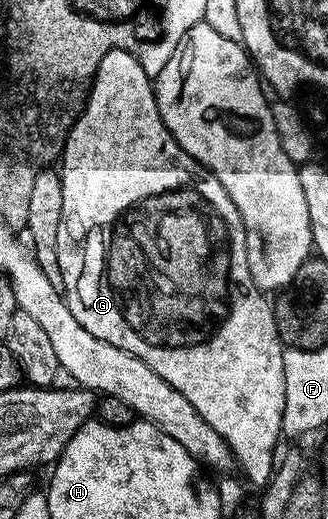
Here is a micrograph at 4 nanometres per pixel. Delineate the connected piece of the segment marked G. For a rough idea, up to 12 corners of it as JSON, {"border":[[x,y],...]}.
{"border":[[124,48],[64,143],[70,314],[267,485],[285,345]]}

